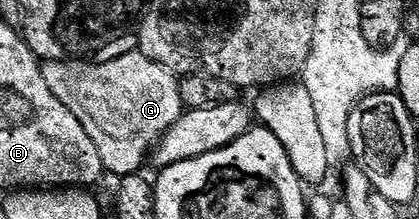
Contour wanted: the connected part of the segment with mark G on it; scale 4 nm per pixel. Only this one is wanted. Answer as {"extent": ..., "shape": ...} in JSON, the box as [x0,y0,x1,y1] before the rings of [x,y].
{"extent":[42,50,184,178],"shape":[[[138,50],[129,54],[121,54],[121,58],[113,58],[109,62],[88,62],[85,60],[49,60],[42,65],[45,86],[53,90],[53,98],[61,102],[85,126],[85,134],[93,138],[93,146],[97,146],[97,154],[101,154],[101,162],[108,173],[115,178],[122,178],[131,173],[138,173],[148,159],[149,153],[159,143],[159,139],[179,121],[184,114],[181,94],[179,93],[180,77],[170,72],[165,66],[147,60],[145,54]]]}

